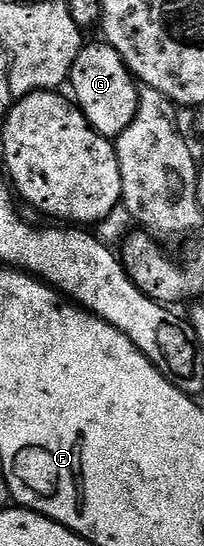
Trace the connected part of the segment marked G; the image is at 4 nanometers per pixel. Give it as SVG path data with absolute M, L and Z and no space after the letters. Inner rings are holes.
M107 41L99 42L89 42L81 47L72 66L70 95L80 112L86 117L88 124L102 138L115 141L126 129L126 125L134 121L134 113L138 113L140 87L132 72L122 61L120 54Z

